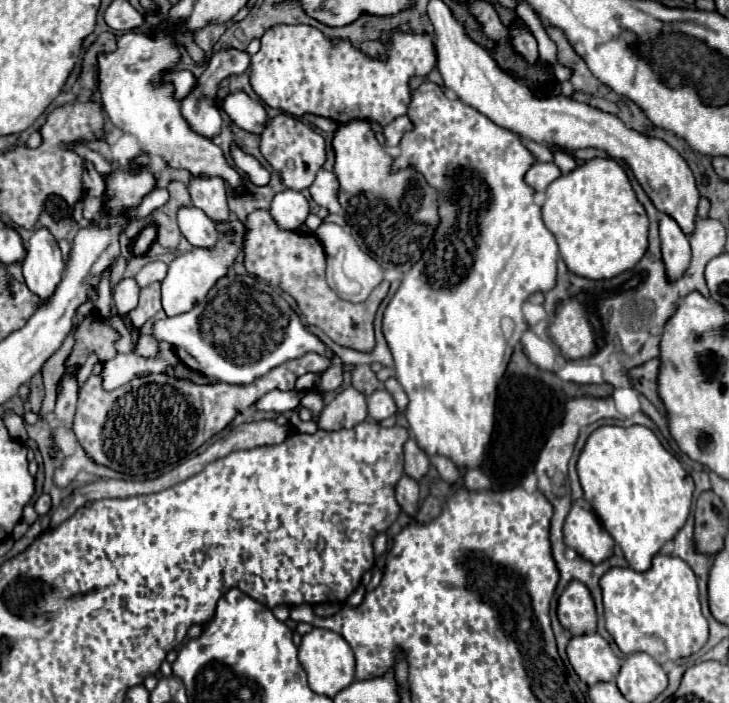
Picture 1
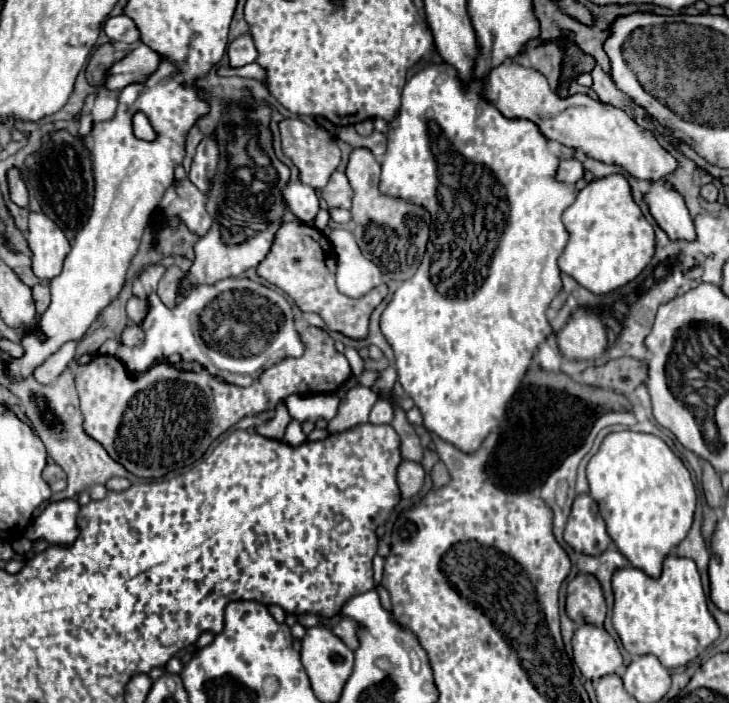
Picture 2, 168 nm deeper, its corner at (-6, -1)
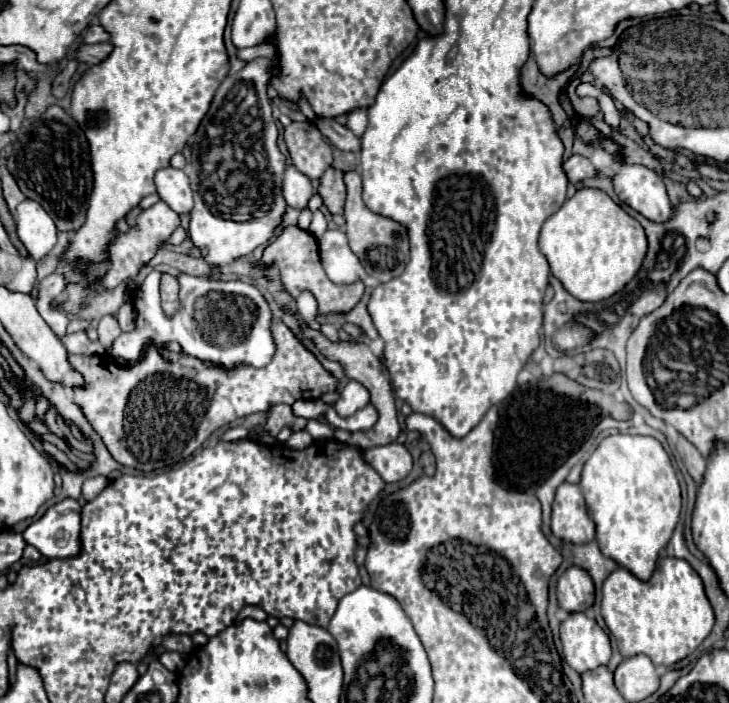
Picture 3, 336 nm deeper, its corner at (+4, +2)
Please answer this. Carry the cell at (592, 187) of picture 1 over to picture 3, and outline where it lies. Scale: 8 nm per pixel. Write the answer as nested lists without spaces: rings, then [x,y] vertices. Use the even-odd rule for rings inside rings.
[[[581,188],[545,220],[539,236],[551,274],[581,302],[601,302],[619,292],[639,272],[647,254],[643,226],[615,204],[603,190]]]

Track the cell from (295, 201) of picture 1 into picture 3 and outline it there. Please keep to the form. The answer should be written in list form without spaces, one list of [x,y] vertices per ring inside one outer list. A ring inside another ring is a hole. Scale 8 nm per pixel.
[[[287,166],[285,176],[283,176],[283,198],[291,208],[303,210],[307,208],[309,198],[313,196],[313,186],[311,180],[301,174],[295,166]]]

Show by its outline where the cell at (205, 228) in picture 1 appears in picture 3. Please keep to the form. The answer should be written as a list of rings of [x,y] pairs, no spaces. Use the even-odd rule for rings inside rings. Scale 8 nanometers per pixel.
[[[163,168],[155,174],[155,186],[159,198],[179,214],[191,212],[193,208],[193,194],[189,186],[189,178],[183,170],[177,168]]]

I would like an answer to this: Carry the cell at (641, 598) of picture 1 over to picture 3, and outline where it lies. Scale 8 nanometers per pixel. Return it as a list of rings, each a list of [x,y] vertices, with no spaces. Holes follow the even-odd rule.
[[[669,556],[657,560],[651,582],[641,582],[625,568],[609,574],[603,584],[601,614],[625,658],[645,654],[655,666],[671,666],[687,658],[713,628],[713,608],[705,596],[701,576],[689,562]]]

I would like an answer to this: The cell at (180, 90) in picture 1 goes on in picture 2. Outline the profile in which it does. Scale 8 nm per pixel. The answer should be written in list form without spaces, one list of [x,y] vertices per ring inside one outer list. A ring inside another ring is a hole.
[[[145,43],[133,45],[133,49],[107,71],[105,87],[121,91],[123,87],[133,83],[145,83],[159,69],[161,61],[163,55],[159,55]]]

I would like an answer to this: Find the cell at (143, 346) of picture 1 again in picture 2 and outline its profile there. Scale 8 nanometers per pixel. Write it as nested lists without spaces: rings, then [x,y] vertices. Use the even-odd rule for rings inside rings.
[[[127,327],[127,329],[123,331],[121,343],[127,345],[127,347],[137,347],[137,345],[143,343],[143,337],[145,337],[145,333],[143,333],[141,327]]]

